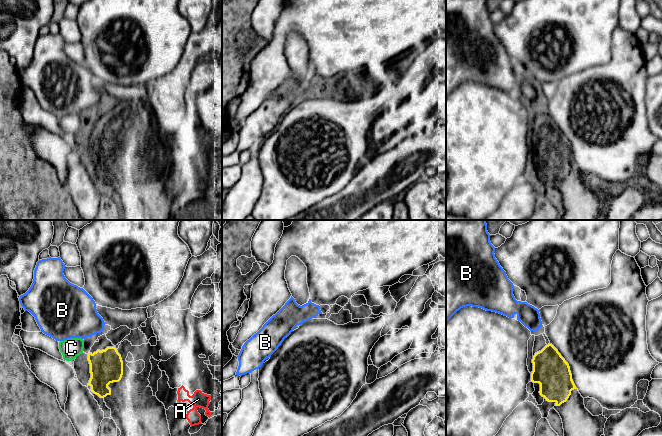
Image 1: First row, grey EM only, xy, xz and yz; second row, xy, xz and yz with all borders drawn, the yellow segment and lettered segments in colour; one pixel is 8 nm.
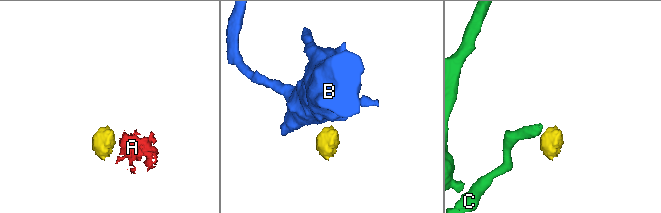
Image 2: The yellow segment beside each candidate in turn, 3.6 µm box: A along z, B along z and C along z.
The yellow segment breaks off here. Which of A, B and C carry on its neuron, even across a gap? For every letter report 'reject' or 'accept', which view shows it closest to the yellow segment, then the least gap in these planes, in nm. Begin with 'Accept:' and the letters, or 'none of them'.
Accept: A
A: accept; view xy; gap 460 nm
B: reject; view xy; gap 120 nm
C: reject; view xy; gap 50 nm

